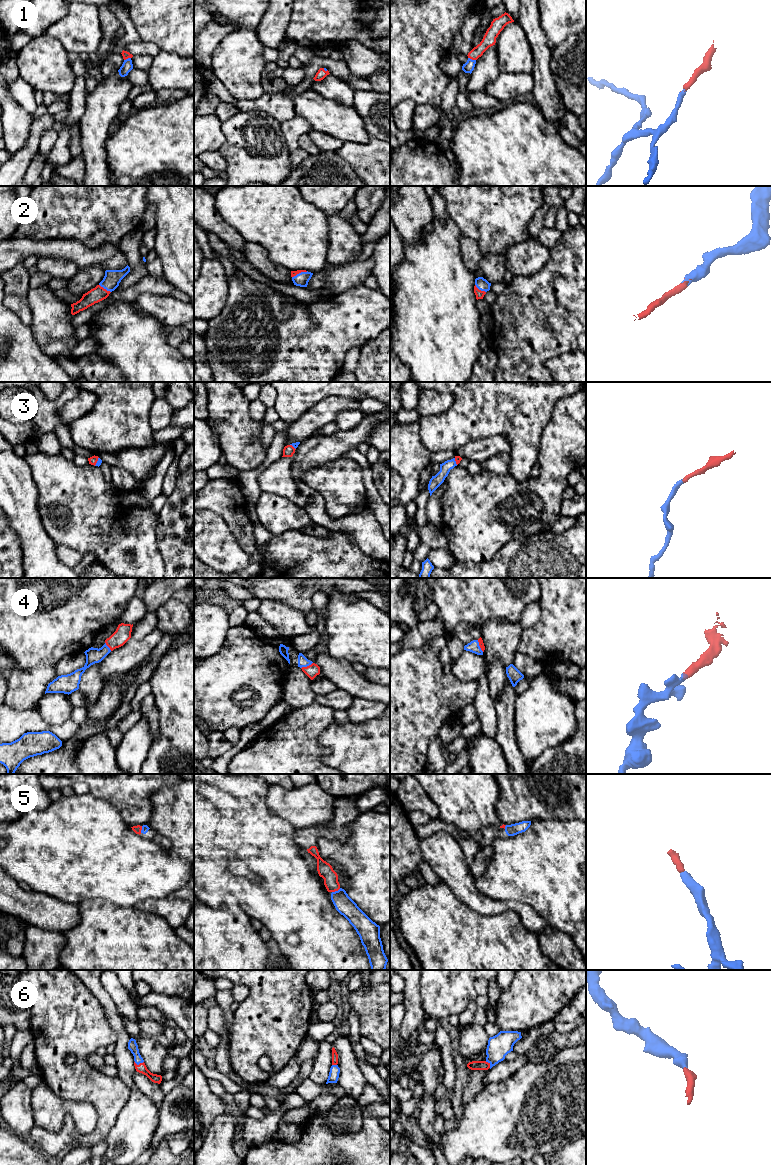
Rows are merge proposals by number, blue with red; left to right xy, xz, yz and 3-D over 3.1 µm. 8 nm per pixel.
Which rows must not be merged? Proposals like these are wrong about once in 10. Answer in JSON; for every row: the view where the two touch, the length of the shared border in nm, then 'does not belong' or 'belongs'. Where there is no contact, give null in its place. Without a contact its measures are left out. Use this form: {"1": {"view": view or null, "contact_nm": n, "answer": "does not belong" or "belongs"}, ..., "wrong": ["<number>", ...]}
{"1": {"view": "yz", "contact_nm": 70, "answer": "belongs"}, "2": {"view": "xy", "contact_nm": 120, "answer": "belongs"}, "3": {"view": "xy", "contact_nm": 80, "answer": "belongs"}, "4": {"view": "xz", "contact_nm": 110, "answer": "belongs"}, "5": {"view": "xz", "contact_nm": 80, "answer": "belongs"}, "6": {"view": "xy", "contact_nm": 80, "answer": "belongs"}, "wrong": []}

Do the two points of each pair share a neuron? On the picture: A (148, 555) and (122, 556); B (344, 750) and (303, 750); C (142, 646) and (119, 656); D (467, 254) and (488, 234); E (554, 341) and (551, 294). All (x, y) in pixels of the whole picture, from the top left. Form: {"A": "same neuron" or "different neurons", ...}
{"A": "same neuron", "B": "different neurons", "C": "same neuron", "D": "different neurons", "E": "same neuron"}

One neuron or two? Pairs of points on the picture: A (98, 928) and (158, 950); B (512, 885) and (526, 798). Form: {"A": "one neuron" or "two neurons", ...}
{"A": "one neuron", "B": "two neurons"}

